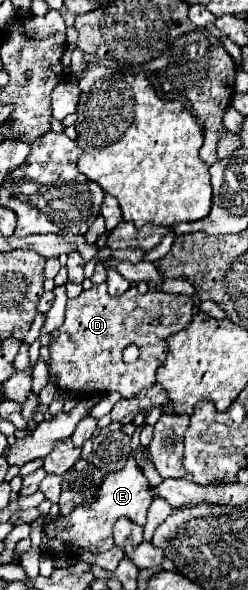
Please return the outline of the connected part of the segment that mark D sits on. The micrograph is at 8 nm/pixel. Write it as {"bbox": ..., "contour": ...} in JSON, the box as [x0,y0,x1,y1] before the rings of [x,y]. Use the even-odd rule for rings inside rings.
{"bbox":[49,283,193,399],"contour":[[[105,283],[93,285],[67,301],[65,321],[51,333],[49,381],[63,393],[77,393],[75,397],[83,397],[79,393],[121,393],[123,399],[137,395],[155,383],[155,373],[167,355],[165,339],[191,322],[193,306],[192,298],[185,294],[148,291],[141,295],[135,287],[129,287],[123,295],[109,297]],[[129,345],[137,345],[139,349],[135,363],[123,363],[121,359],[123,349]]]}

